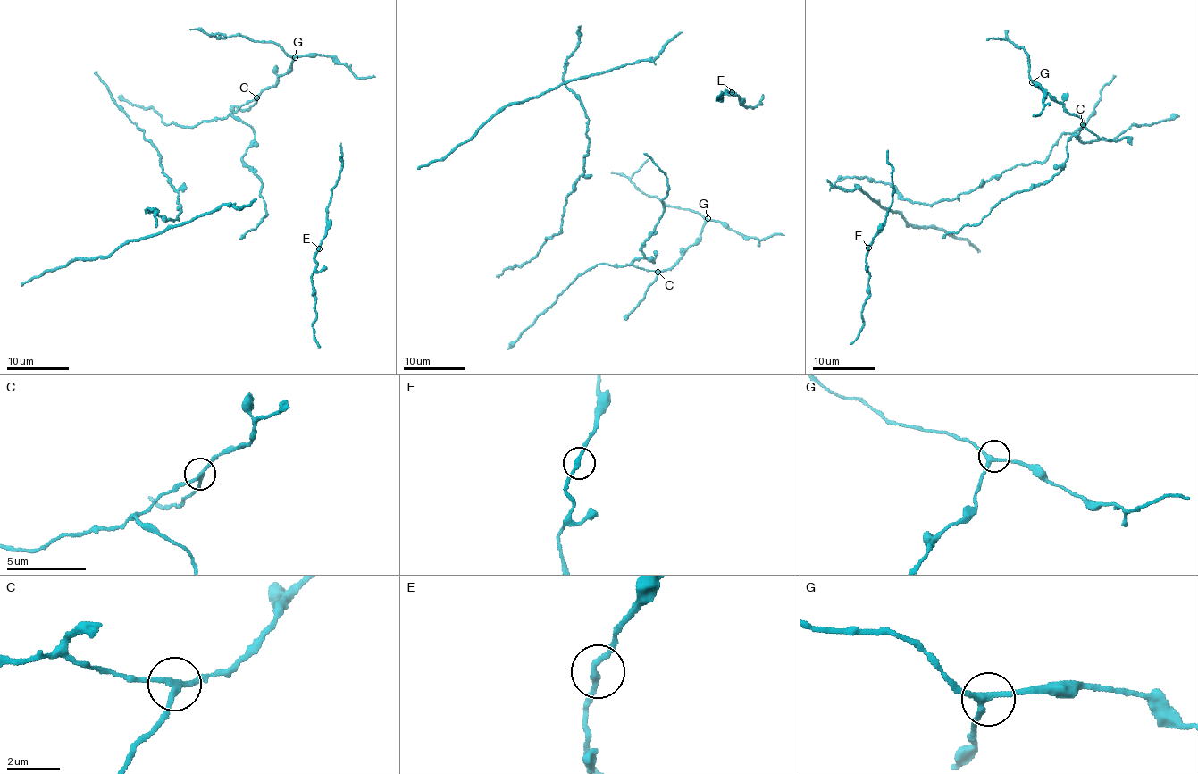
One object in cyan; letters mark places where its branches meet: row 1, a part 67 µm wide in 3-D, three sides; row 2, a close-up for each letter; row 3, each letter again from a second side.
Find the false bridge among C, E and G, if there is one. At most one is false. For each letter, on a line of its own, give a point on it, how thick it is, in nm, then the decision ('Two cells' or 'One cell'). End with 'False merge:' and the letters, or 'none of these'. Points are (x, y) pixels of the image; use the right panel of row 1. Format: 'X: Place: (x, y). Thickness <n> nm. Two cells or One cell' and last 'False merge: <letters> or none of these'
C: Place: (1083, 124). Thickness 180 nm. Two cells
E: Place: (868, 248). Thickness 220 nm. One cell
G: Place: (1032, 82). Thickness 200 nm. One cell
False merge: C

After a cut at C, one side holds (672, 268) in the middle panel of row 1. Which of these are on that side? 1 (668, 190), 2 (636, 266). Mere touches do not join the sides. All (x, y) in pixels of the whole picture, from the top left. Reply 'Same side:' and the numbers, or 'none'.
Same side: none

